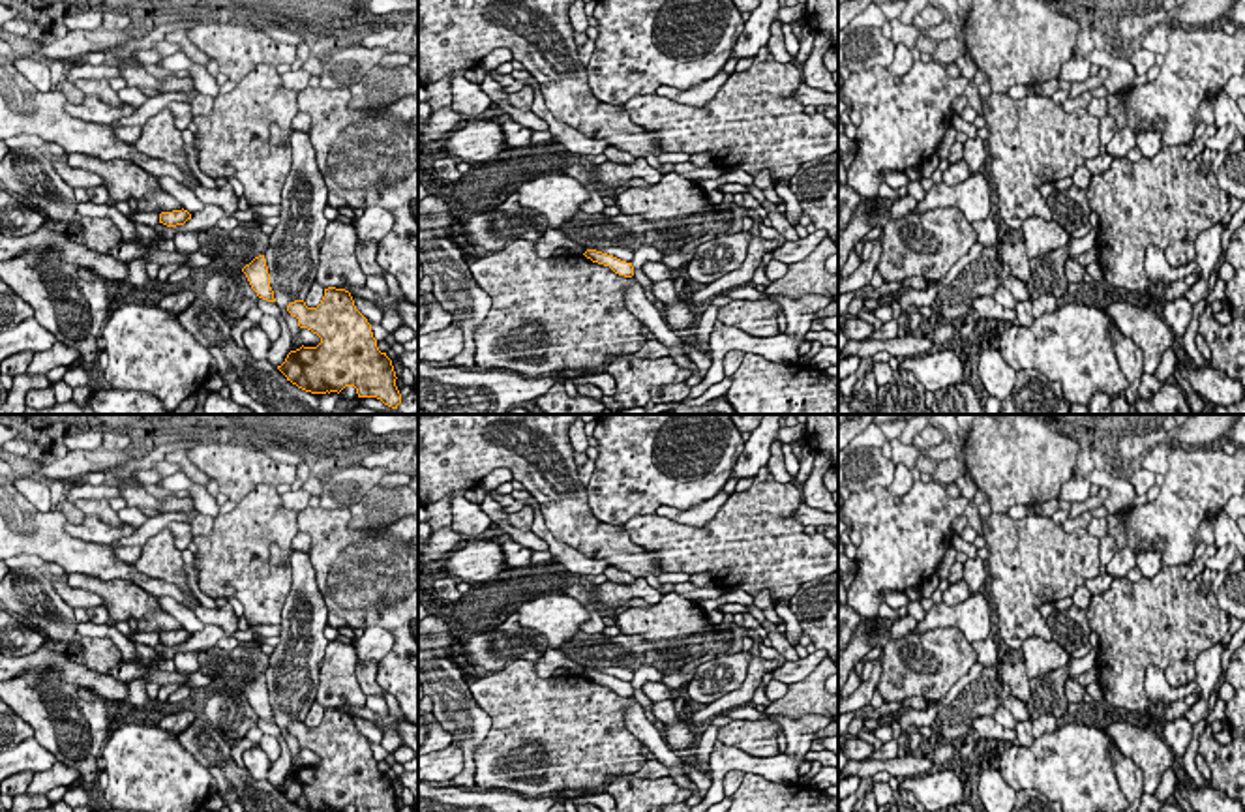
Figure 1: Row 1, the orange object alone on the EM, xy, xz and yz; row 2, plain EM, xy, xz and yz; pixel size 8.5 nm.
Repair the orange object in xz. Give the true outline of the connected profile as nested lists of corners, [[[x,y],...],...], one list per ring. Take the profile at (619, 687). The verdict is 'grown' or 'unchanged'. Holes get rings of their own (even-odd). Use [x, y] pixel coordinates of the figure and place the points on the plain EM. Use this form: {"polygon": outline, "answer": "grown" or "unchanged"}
{"polygon": [[[587,669],[583,673],[587,679],[591,679],[592,683],[609,686],[615,694],[624,696],[624,698],[632,698],[634,696],[634,686],[632,683],[621,681],[613,675],[596,671],[596,669]]], "answer": "unchanged"}

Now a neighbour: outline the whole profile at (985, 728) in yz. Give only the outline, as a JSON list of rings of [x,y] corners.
[[[979,716],[973,720],[971,731],[977,739],[996,739],[1003,743],[1016,743],[1016,729],[1003,728],[992,716]]]

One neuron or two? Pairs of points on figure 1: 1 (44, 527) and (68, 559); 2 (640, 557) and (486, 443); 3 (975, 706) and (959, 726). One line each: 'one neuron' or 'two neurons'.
1: one neuron
2: one neuron
3: one neuron

